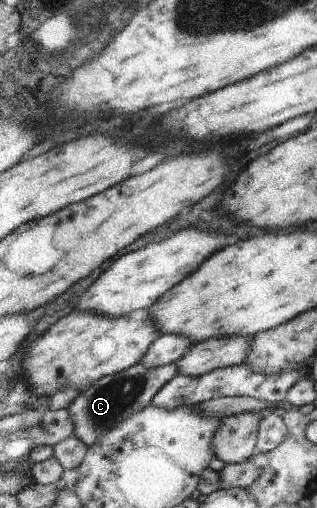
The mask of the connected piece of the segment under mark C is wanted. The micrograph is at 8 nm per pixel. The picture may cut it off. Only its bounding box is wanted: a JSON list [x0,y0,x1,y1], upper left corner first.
[67,362,177,448]

